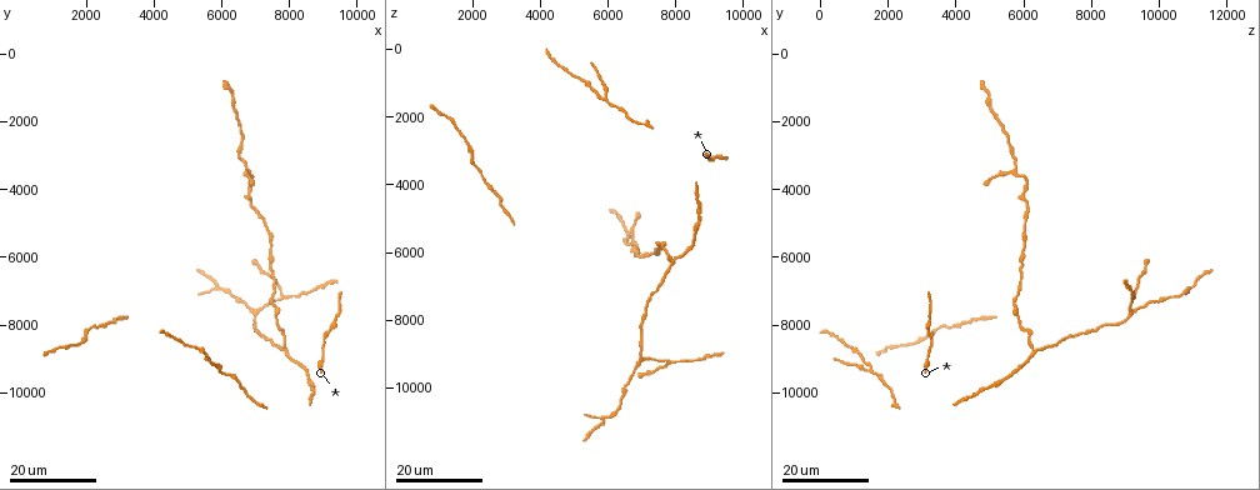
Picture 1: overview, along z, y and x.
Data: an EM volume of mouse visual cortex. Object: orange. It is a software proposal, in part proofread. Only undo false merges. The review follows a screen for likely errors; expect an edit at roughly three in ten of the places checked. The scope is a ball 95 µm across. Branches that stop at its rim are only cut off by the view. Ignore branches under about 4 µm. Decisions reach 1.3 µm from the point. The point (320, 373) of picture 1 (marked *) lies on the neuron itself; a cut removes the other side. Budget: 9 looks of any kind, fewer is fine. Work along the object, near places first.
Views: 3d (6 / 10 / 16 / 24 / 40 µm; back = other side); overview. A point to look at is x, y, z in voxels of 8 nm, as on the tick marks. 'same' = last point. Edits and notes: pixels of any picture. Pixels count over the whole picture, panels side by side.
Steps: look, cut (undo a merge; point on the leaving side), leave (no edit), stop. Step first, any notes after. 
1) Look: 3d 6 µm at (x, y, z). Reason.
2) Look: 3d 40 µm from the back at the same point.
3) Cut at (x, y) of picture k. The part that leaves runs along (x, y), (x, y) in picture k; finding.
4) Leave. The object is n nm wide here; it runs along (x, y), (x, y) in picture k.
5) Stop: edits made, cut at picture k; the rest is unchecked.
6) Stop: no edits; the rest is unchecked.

Look: 3d 24 µm at (7100, 7600, 9100). Three arms meet.

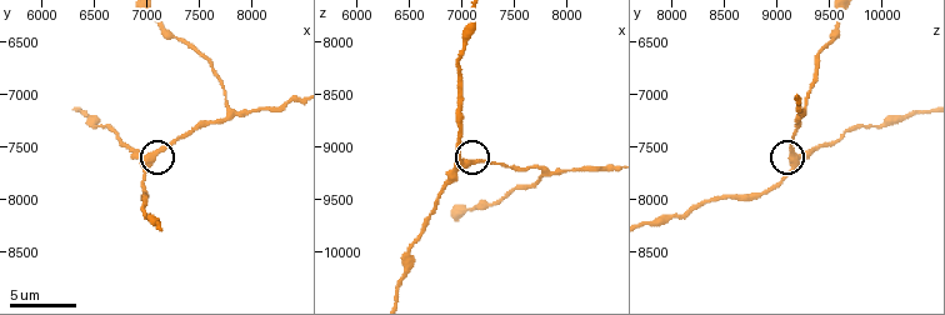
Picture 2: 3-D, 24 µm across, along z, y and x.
Look: 3d 6 µm at (7020, 7620, 9140).

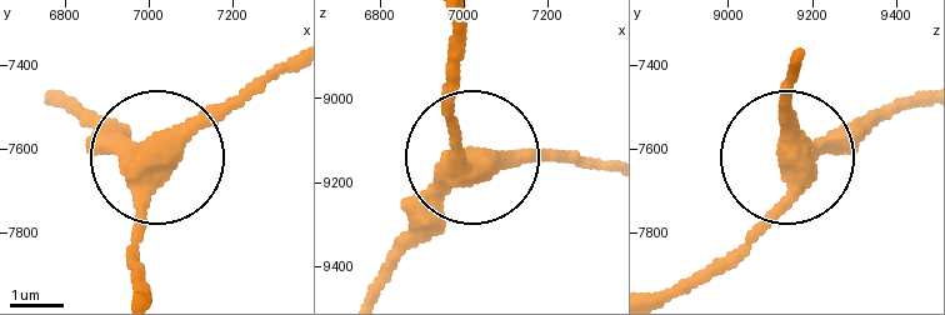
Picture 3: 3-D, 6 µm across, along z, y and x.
Leave. The object is 420 nm wide here; one neuron here.

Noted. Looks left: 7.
Look: 3d 24 µm at (7900, 8800, 6200). Arms part here.

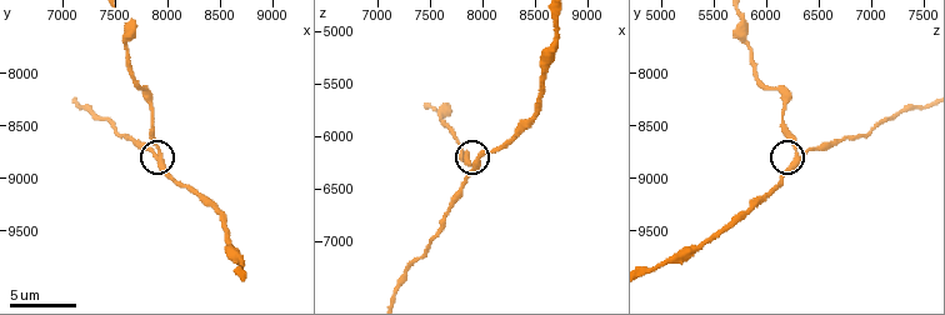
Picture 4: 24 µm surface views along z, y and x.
Look: 3d 6 µm at (7920, 8800, 6280).

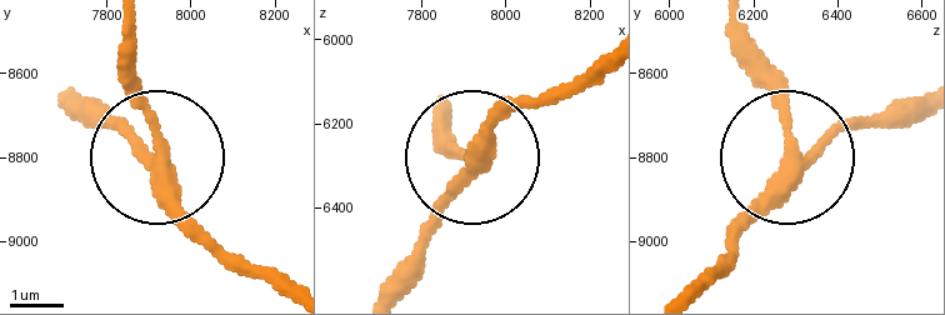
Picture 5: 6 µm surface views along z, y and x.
Leave. 3 arms meet here; it runs along (690, 291), (784, 161), (900, 108) in picture 5; one neuron here.

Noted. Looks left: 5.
Look: 3d 24 µm at (1500, 8600, 2100).

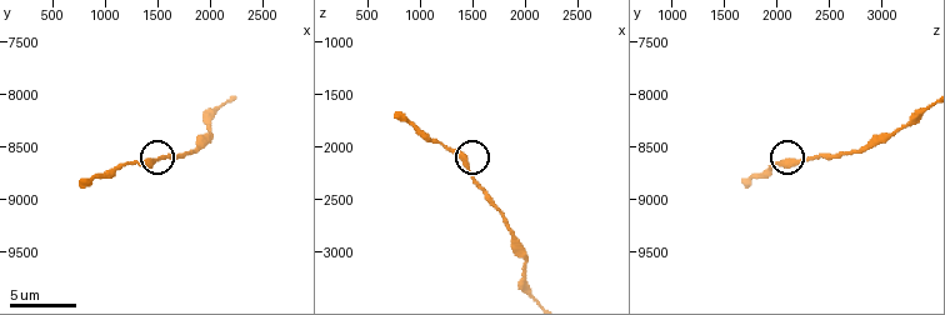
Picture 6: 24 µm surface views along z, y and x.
Look: 3d 10 µm at (1400, 8640, 2120). Closer look.

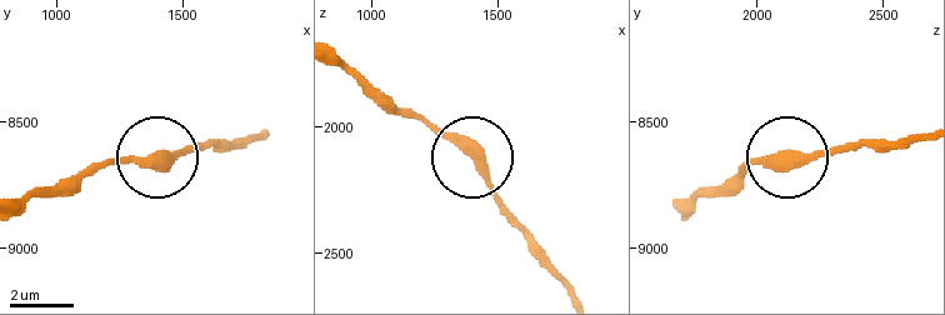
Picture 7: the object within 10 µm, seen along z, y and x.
Leave. The object is 390 nm wide here; one neuron here.

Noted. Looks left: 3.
Look: 3d 16 µm at (6000, 9300, 1500). Side arm on a straight run.

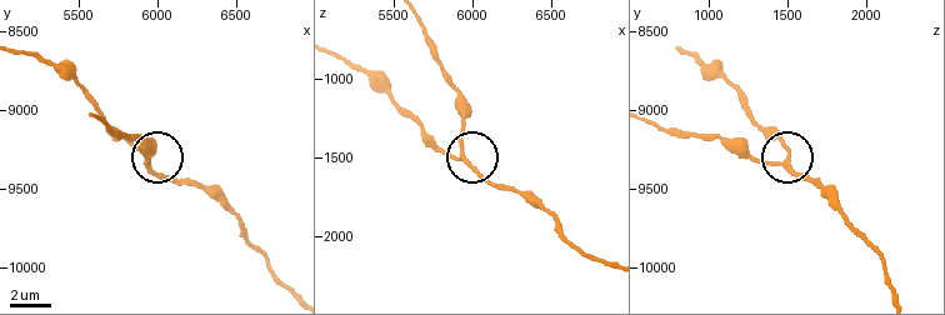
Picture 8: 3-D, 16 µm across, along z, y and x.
Look: 3d 6 µm at (5940, 9340, 1500). Zoom in.

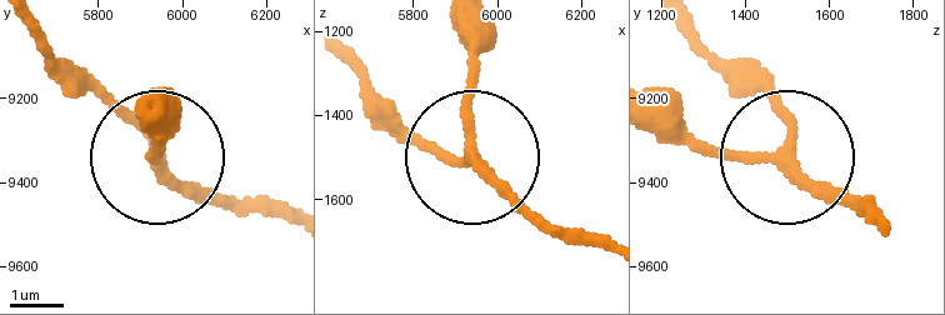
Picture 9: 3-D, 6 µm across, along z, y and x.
Leave. The side arm is 11 µm long; all the same neuron.

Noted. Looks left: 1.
Stop: no edits; the rest is unchecked.

